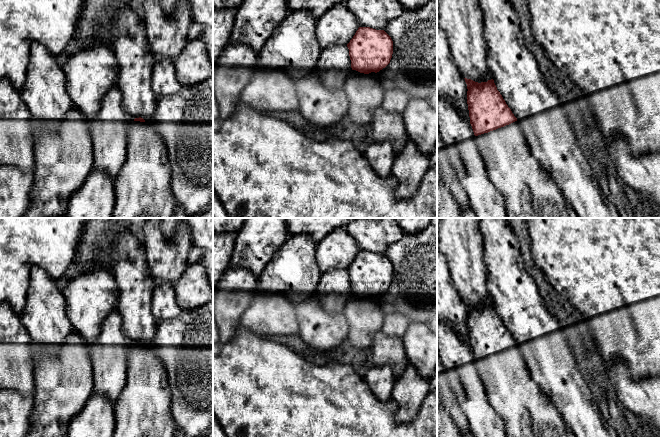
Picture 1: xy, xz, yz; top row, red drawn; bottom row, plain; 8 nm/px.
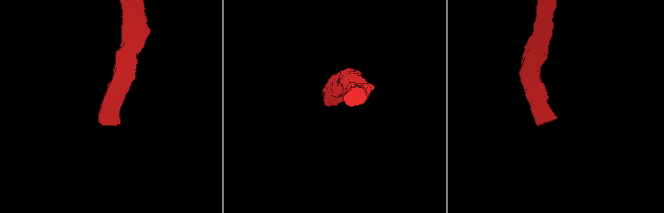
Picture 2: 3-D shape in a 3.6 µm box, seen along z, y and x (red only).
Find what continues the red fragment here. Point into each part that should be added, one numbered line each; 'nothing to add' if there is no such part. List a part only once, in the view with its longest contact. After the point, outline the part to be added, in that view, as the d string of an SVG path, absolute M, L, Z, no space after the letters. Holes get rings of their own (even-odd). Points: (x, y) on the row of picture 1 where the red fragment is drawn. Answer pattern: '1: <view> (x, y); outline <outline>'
1: yz (527, 191); outline M515 121L474 138L494 188L501 195L507 218L578 218L555 183L530 152Z

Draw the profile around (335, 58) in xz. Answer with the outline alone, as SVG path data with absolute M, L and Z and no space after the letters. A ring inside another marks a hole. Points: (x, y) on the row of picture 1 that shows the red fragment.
M347 45L323 48L313 73L324 87L343 89L347 78L353 73Z

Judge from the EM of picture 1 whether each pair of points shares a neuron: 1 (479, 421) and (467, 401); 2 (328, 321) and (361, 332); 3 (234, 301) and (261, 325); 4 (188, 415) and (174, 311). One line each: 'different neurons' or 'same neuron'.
1: same neuron
2: different neurons
3: different neurons
4: different neurons

